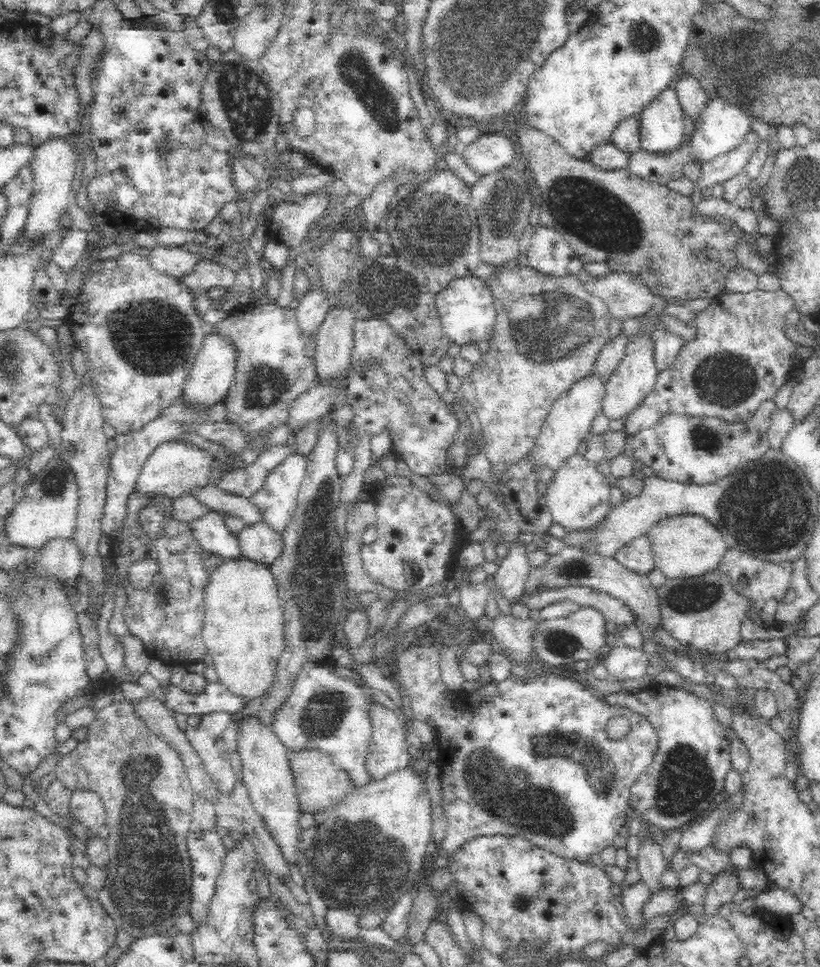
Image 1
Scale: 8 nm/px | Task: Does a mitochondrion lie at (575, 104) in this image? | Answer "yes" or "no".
no

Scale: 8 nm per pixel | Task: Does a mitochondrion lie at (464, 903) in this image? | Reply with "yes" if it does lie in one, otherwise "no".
no

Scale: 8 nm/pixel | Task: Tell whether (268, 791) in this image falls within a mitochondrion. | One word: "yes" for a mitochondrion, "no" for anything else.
no

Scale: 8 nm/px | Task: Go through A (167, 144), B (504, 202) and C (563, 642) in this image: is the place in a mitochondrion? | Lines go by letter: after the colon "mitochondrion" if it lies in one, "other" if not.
A: mitochondrion
B: mitochondrion
C: mitochondrion

